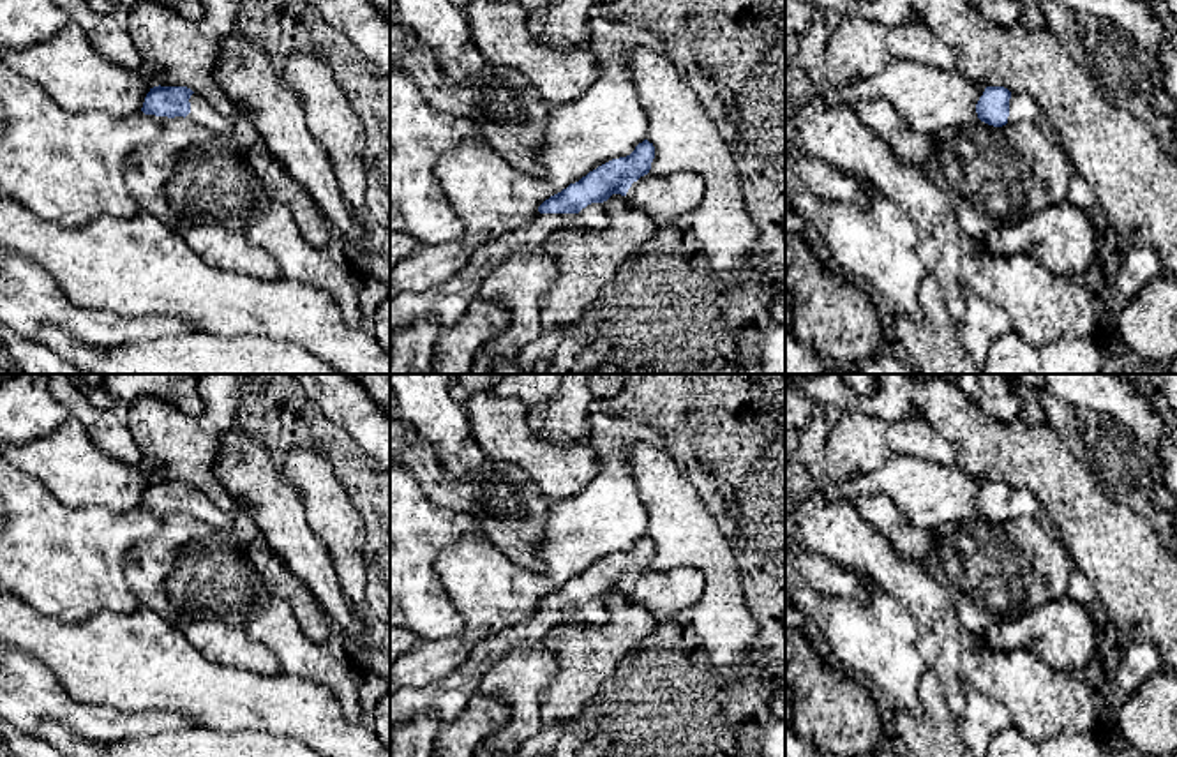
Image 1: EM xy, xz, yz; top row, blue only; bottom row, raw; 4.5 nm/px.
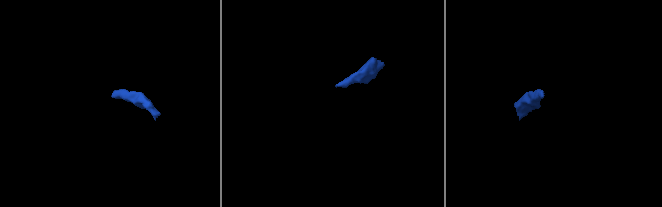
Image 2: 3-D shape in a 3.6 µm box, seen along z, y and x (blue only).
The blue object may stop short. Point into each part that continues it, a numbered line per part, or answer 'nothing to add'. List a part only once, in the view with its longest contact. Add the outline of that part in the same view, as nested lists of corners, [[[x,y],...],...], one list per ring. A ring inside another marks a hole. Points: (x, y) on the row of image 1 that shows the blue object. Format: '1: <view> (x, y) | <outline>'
1: xz (445, 304) | [[[605,201],[591,203],[586,208],[582,208],[579,214],[540,214],[536,210],[533,219],[524,226],[510,233],[505,233],[499,238],[478,247],[464,263],[464,266],[457,270],[450,279],[422,293],[404,291],[402,295],[395,296],[390,302],[390,346],[395,332],[413,323],[432,319],[443,330],[454,326],[462,318],[466,309],[478,298],[478,289],[484,279],[521,247],[544,247],[544,244],[552,233],[565,228],[603,229],[609,224],[611,224],[611,219],[609,219]]]

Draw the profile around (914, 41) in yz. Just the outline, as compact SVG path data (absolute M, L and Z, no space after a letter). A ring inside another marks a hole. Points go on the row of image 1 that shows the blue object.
M843 16L826 44L826 81L843 88L879 74L893 58L956 71L958 53L942 42L921 18L886 26L863 16Z

